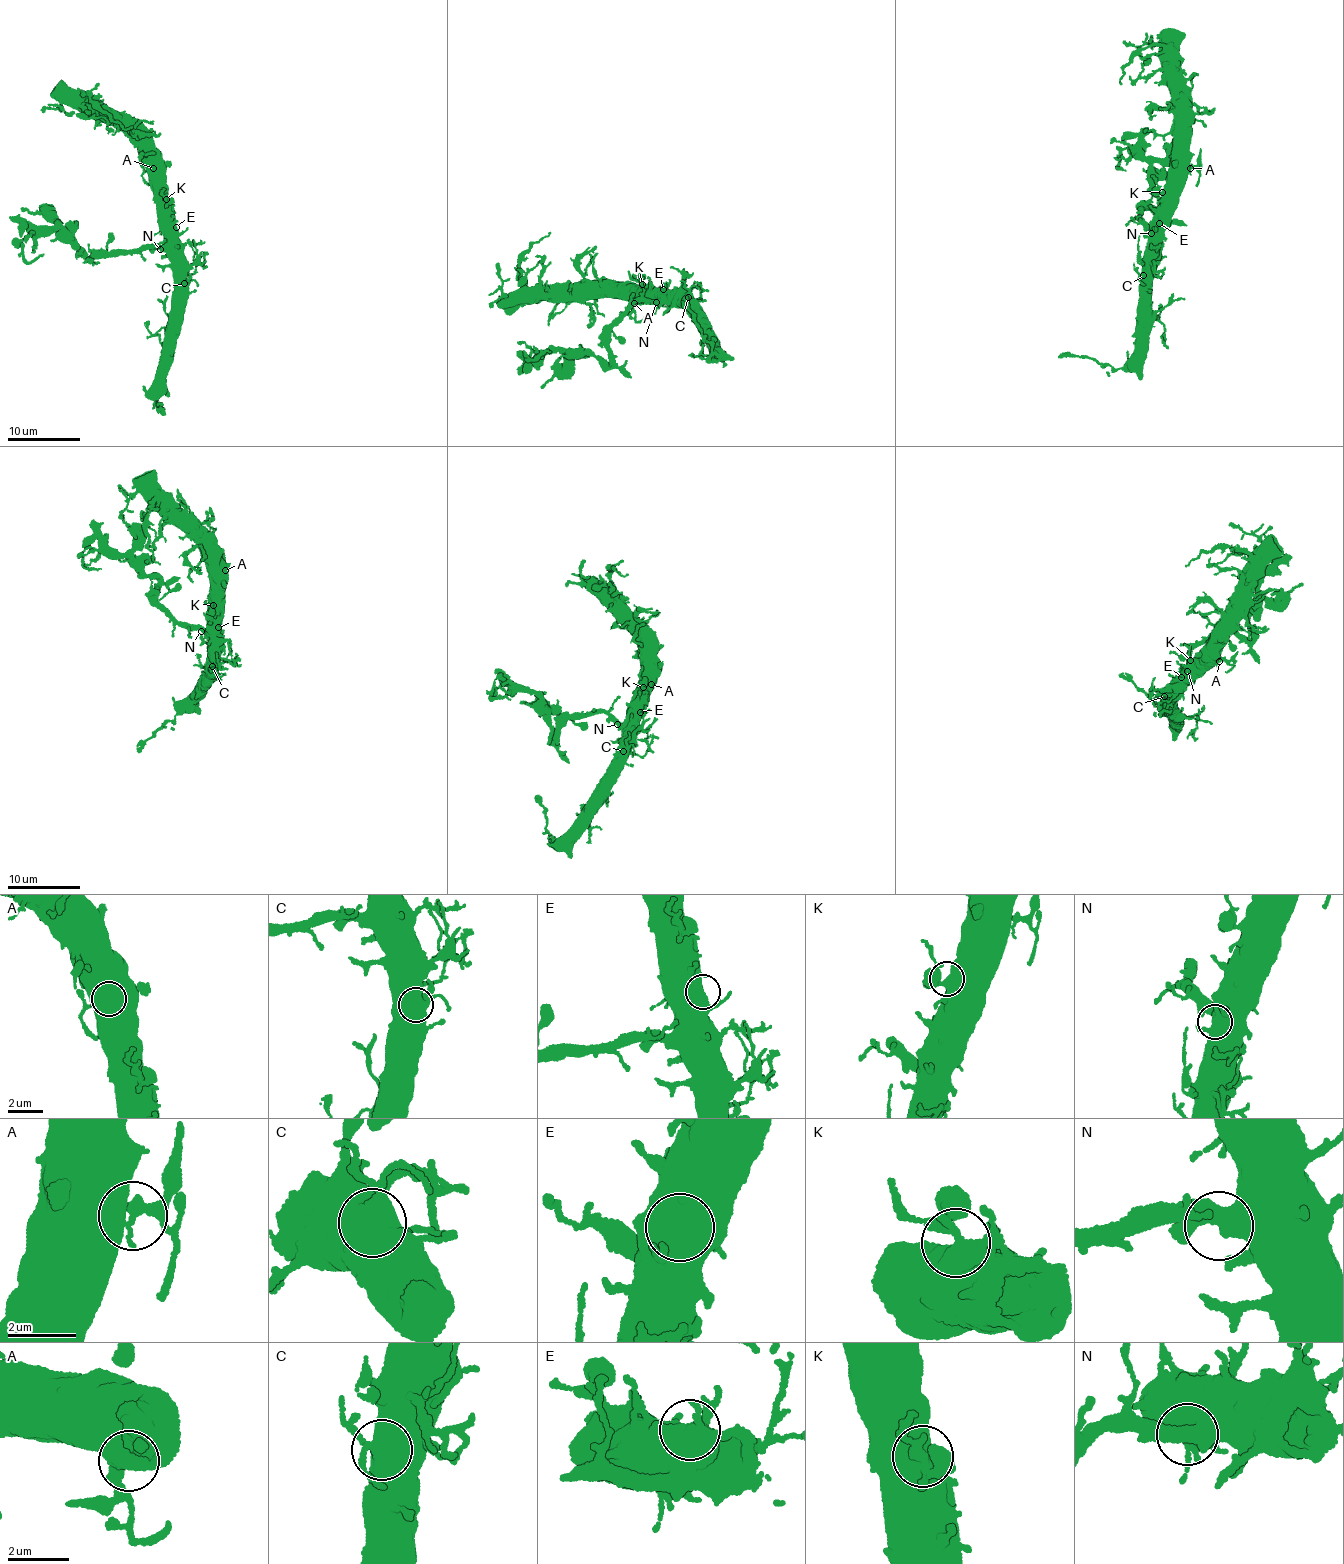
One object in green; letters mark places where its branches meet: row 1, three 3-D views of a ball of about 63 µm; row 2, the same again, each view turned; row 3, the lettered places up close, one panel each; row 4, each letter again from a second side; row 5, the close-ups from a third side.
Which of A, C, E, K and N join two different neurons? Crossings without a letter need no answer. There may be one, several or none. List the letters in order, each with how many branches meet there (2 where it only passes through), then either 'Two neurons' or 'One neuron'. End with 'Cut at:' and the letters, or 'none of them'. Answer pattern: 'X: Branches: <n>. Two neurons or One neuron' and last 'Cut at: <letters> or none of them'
A: Branches: 3. One neuron
C: Branches: 2. One neuron
E: Branches: 3. One neuron
K: Branches: 4. One neuron
N: Branches: 2. One neuron
Cut at: none of them

